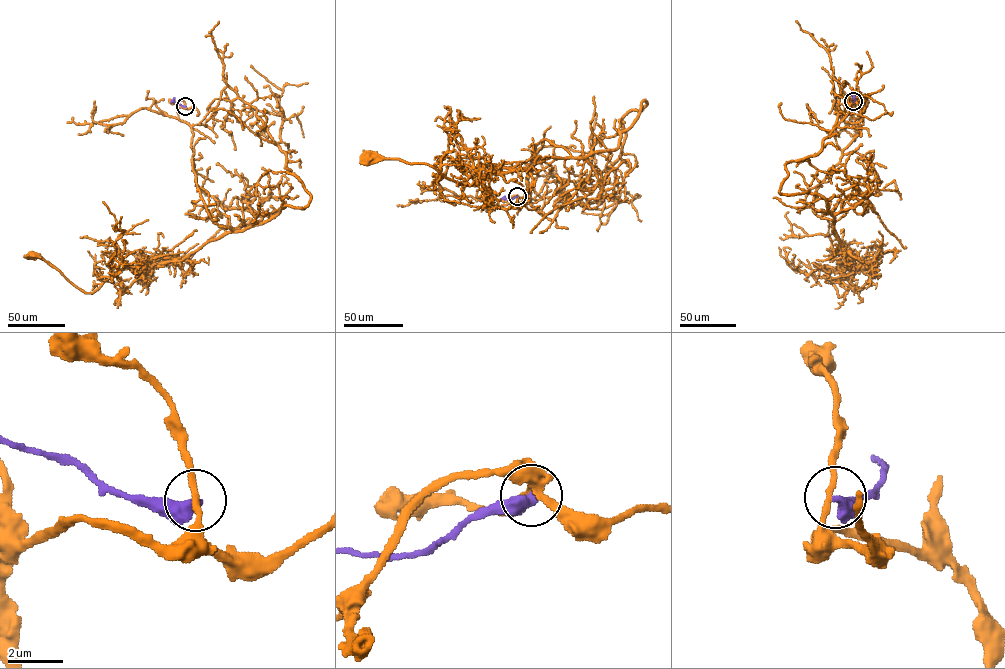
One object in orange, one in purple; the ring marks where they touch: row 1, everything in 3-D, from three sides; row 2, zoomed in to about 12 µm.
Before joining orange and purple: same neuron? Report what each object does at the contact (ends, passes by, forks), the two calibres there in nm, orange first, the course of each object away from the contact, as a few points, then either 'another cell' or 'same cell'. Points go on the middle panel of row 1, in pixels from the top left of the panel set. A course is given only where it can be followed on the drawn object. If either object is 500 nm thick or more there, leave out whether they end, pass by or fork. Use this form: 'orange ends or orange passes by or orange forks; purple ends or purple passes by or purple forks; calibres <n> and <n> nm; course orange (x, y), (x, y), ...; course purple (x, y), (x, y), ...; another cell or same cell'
orange passes by; purple ends; calibres 220 and 480 nm; course orange (517, 196), (510, 202), (526, 199), (539, 141), (563, 147), (569, 157), (494, 169), (476, 185), (367, 157); course purple (517, 196), (504, 197); another cell

